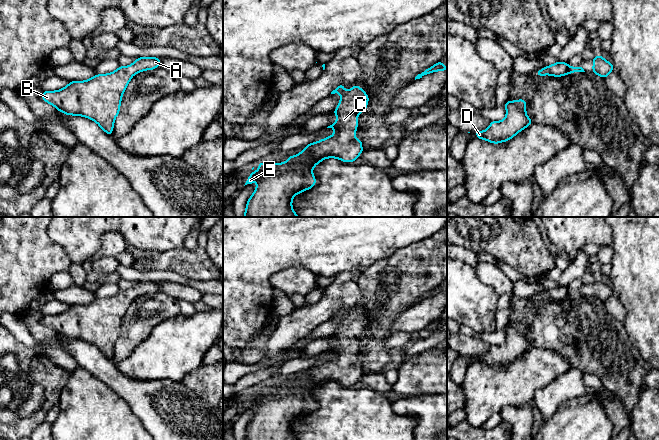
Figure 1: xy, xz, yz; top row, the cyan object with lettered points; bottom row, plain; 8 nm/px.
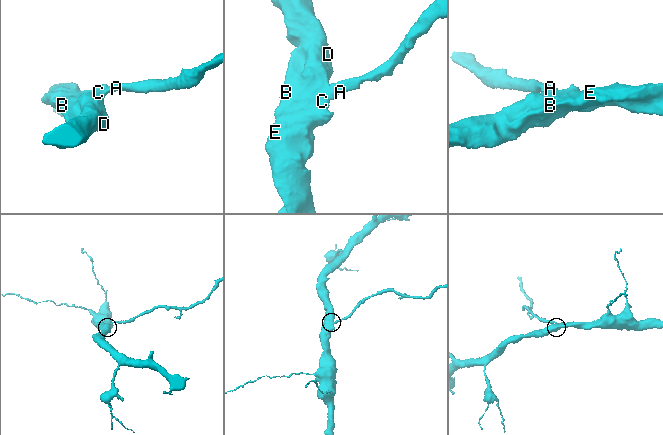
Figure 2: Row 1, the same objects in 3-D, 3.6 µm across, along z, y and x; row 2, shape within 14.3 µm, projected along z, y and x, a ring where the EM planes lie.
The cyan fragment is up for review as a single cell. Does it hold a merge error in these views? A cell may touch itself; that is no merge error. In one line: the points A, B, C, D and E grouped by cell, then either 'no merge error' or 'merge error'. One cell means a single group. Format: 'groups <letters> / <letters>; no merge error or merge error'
groups A B C D E; no merge error

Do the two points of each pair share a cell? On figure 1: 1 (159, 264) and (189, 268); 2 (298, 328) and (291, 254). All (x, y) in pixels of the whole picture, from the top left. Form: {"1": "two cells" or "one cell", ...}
{"1": "one cell", "2": "two cells"}

